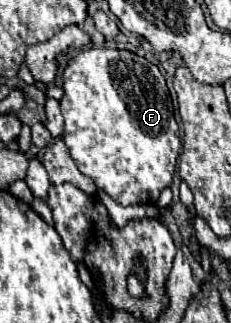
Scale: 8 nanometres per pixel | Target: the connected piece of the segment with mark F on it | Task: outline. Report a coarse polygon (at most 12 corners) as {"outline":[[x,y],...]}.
{"outline":[[88,48],[62,138],[120,206],[156,204],[182,148],[158,66]]}

